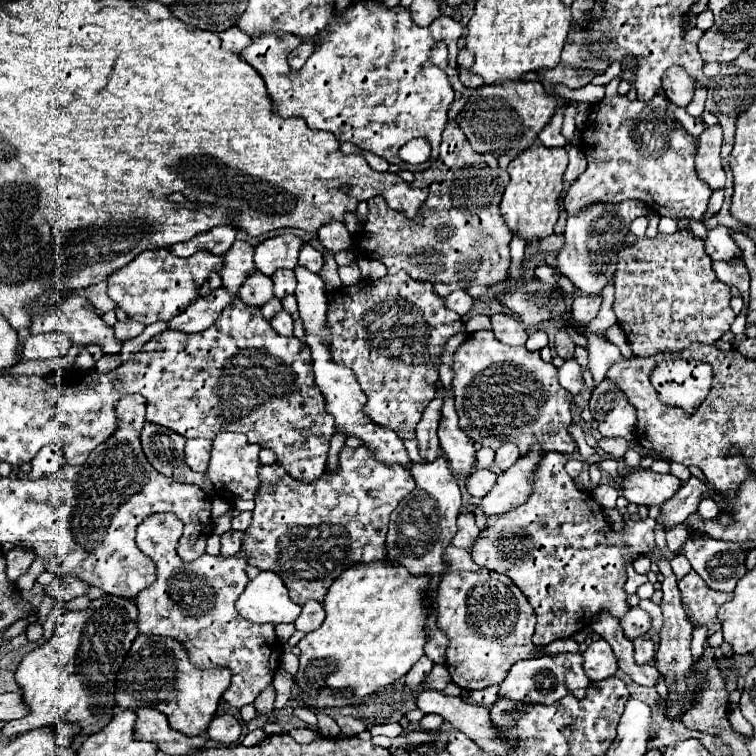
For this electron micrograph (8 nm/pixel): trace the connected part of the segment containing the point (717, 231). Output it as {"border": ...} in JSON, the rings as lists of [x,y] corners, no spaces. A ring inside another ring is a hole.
{"border":[[[716,226],[712,230],[708,230],[708,236],[704,240],[706,246],[706,254],[712,260],[730,260],[734,256],[740,256],[740,248],[734,244],[734,240],[730,240],[730,230],[726,226]]]}

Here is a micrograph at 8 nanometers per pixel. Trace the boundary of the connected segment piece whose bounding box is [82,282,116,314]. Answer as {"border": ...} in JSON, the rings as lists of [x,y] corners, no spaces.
{"border":[[[98,282],[98,284],[92,284],[90,288],[84,288],[82,294],[96,306],[98,312],[108,312],[108,310],[114,310],[116,304],[108,298],[106,294],[106,282]]]}

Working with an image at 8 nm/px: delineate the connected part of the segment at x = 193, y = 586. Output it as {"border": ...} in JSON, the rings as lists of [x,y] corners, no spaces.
{"border":[[[154,514],[138,526],[136,544],[156,564],[156,582],[152,582],[148,588],[140,590],[136,596],[138,630],[142,634],[158,634],[158,636],[170,636],[170,638],[180,640],[186,646],[190,660],[198,668],[214,666],[214,664],[230,668],[232,684],[228,686],[228,690],[222,696],[230,706],[242,708],[244,704],[252,704],[256,700],[256,696],[266,688],[266,684],[272,684],[274,672],[280,666],[282,642],[276,636],[274,624],[252,624],[252,622],[244,620],[236,610],[236,600],[248,584],[246,554],[242,550],[228,558],[224,558],[220,554],[218,556],[204,554],[194,562],[184,562],[176,554],[176,547],[183,534],[183,529],[182,521],[174,518],[174,514]]]}

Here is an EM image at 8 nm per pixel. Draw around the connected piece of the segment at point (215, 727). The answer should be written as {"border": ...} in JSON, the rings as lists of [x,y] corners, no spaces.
{"border":[[[218,714],[218,716],[214,716],[214,720],[208,726],[210,740],[216,740],[222,744],[236,742],[240,738],[240,734],[242,734],[242,728],[232,714]]]}

